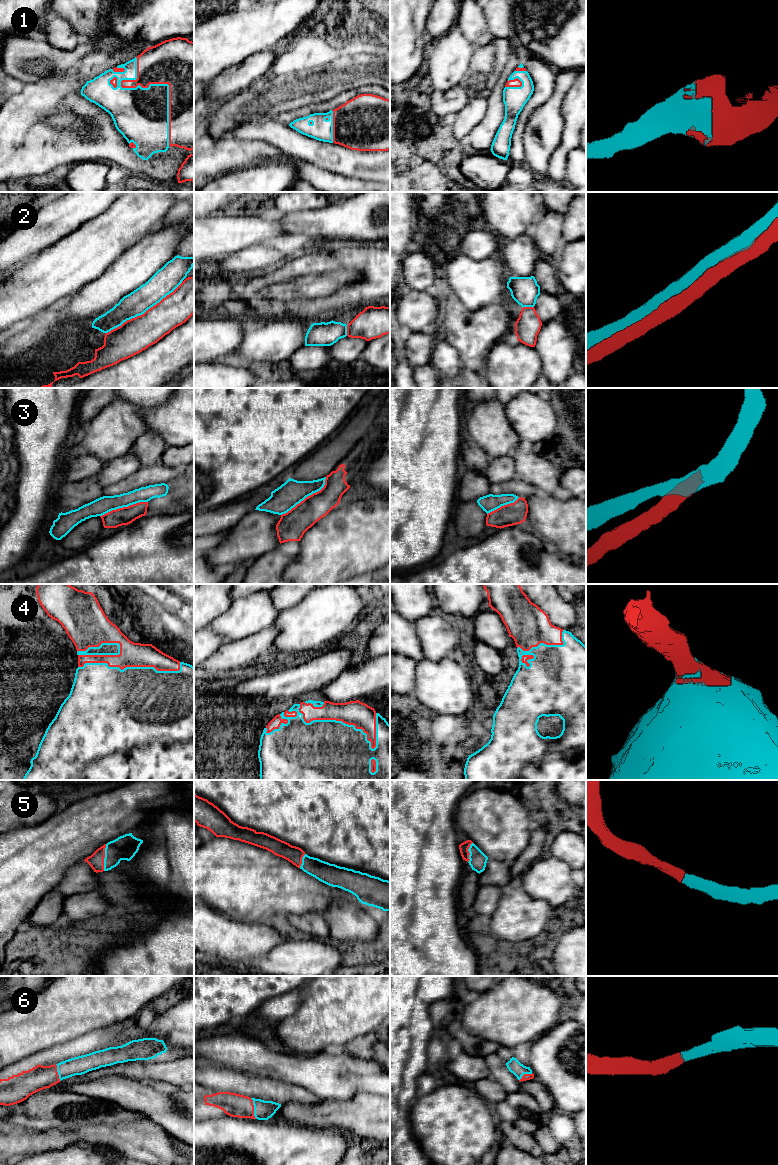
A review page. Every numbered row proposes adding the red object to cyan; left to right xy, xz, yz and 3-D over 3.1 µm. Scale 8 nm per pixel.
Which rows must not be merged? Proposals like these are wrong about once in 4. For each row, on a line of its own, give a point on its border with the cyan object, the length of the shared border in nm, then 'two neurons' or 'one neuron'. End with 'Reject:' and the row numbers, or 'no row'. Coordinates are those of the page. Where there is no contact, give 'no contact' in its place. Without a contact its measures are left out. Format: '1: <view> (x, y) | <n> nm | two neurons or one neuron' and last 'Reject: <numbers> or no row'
1: xy (154, 84) | 750 nm | one neuron
2: xy (144, 312) | 750 nm | one neuron
3: xz (306, 496) | 480 nm | two neurons
4: xz (335, 720) | 900 nm | one neuron
5: xy (105, 857) | 220 nm | one neuron
6: xz (254, 1108) | 180 nm | one neuron
Reject: 3

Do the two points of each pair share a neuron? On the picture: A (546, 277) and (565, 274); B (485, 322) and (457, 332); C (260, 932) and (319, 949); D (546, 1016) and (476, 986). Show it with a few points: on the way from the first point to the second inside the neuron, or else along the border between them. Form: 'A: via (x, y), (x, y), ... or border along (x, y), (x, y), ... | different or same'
A: border along (555, 267), (559, 280) | different
B: via (478, 329), (476, 331), (464, 331) | same
C: via (275, 943), (279, 943), (285, 949), (304, 949) | same
D: via (529, 1010), (511, 1010), (493, 992) | same

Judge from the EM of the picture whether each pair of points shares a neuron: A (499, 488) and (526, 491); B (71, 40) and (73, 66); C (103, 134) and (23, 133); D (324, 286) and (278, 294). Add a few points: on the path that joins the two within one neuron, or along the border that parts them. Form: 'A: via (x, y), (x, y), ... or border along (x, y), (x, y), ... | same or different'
A: via (506, 488), (519, 488) | same
B: border along (84, 39), (70, 50), (61, 50), (49, 44) | different
C: via (83, 145), (43, 145) | same
D: via (313, 286), (289, 290) | same

